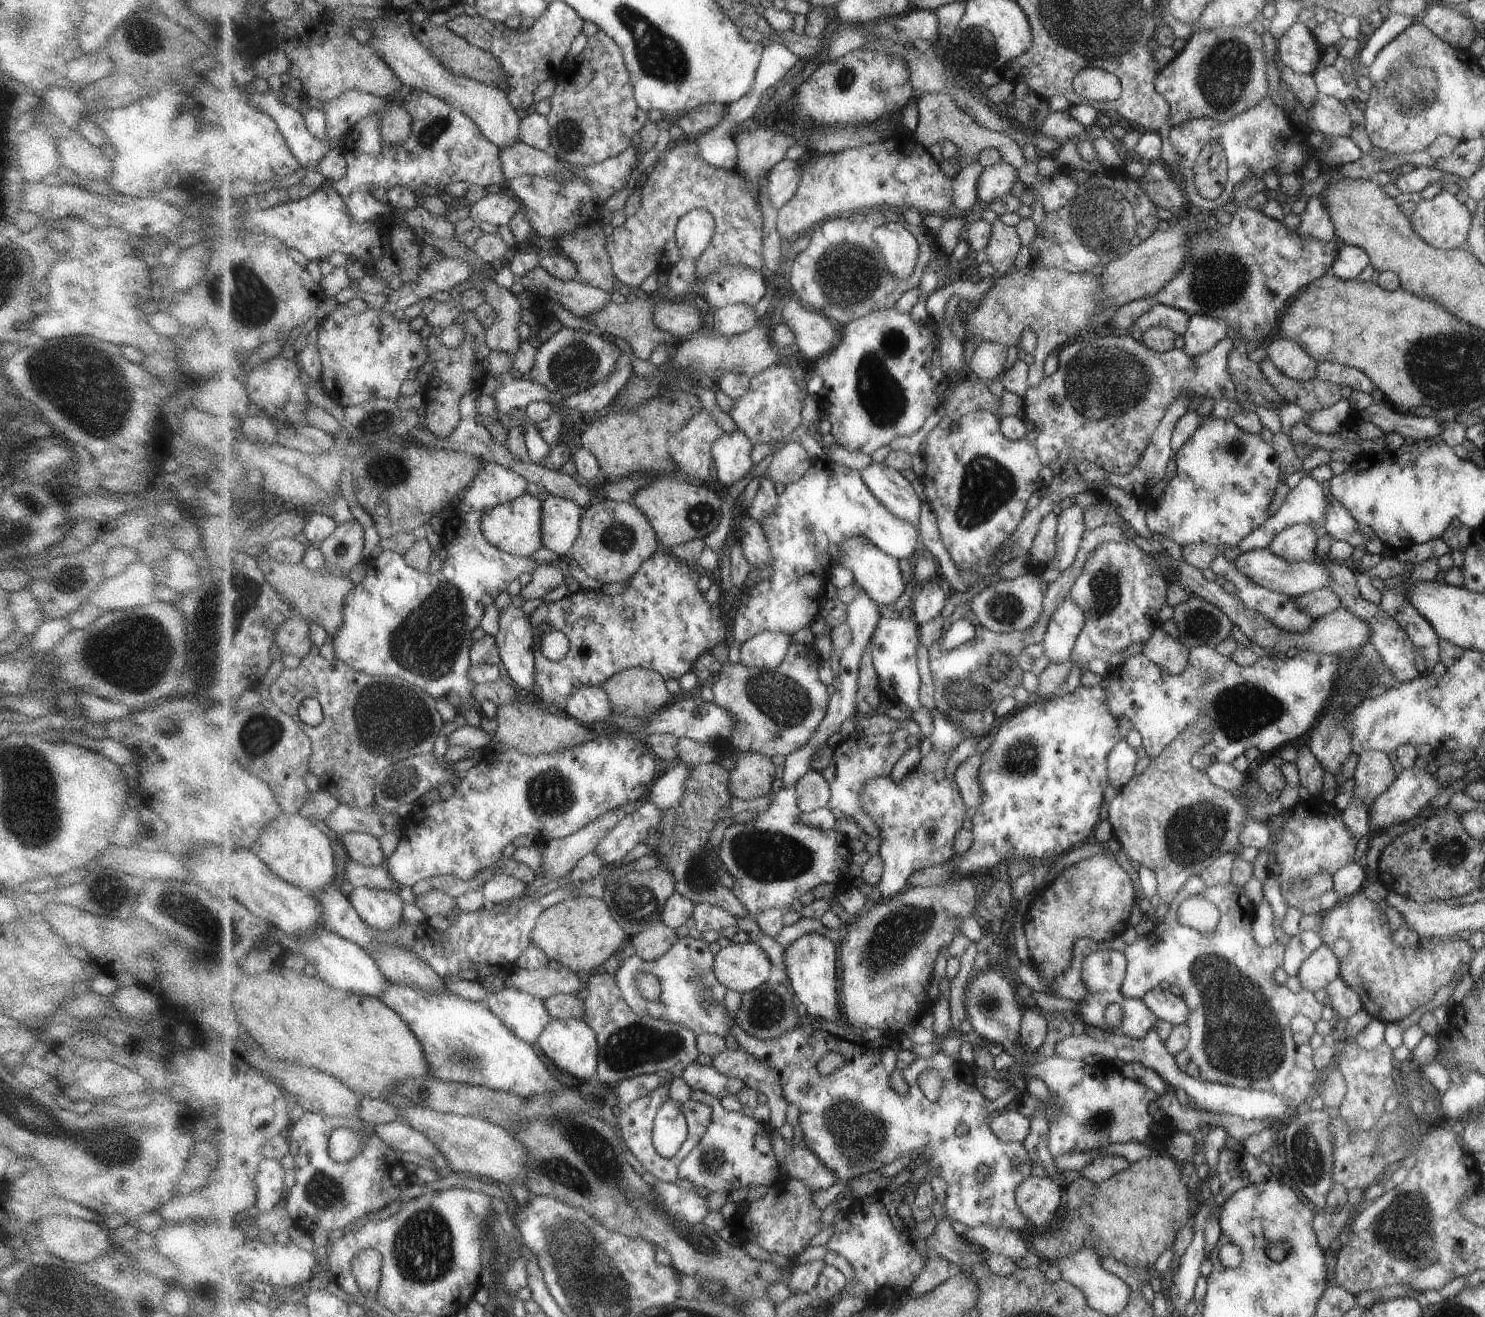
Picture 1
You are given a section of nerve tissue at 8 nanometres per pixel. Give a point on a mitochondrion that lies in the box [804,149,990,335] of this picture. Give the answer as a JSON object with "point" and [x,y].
{"point":[849,272]}

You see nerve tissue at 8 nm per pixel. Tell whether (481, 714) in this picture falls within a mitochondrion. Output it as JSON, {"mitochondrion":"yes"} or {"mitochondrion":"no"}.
{"mitochondrion":"no"}

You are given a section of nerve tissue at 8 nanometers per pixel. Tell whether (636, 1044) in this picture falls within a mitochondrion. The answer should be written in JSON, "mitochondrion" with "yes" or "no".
{"mitochondrion":"yes"}

